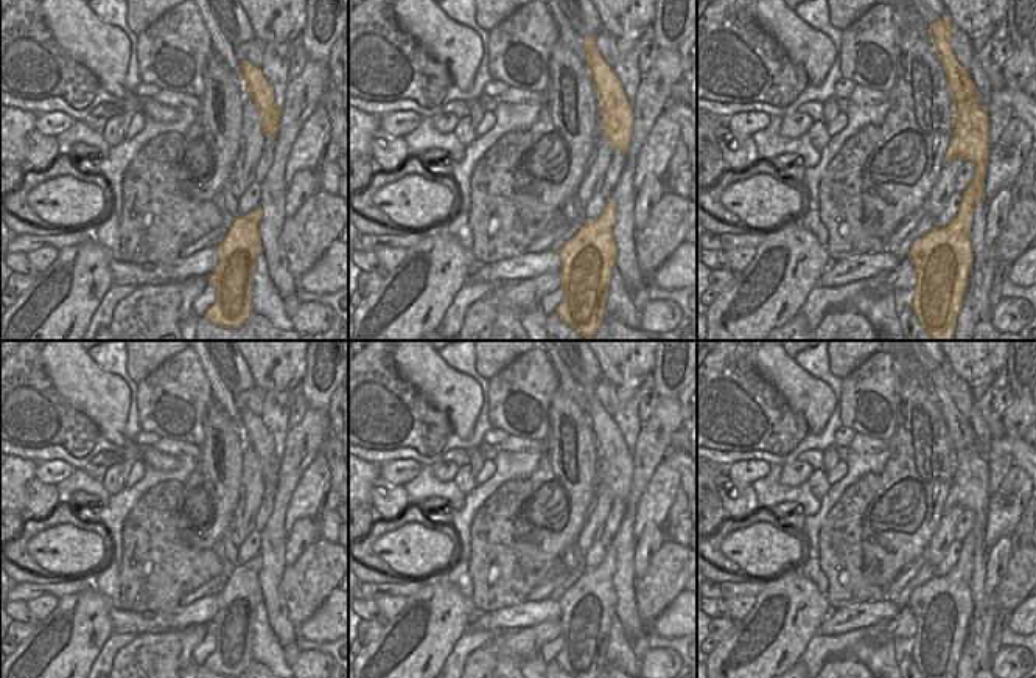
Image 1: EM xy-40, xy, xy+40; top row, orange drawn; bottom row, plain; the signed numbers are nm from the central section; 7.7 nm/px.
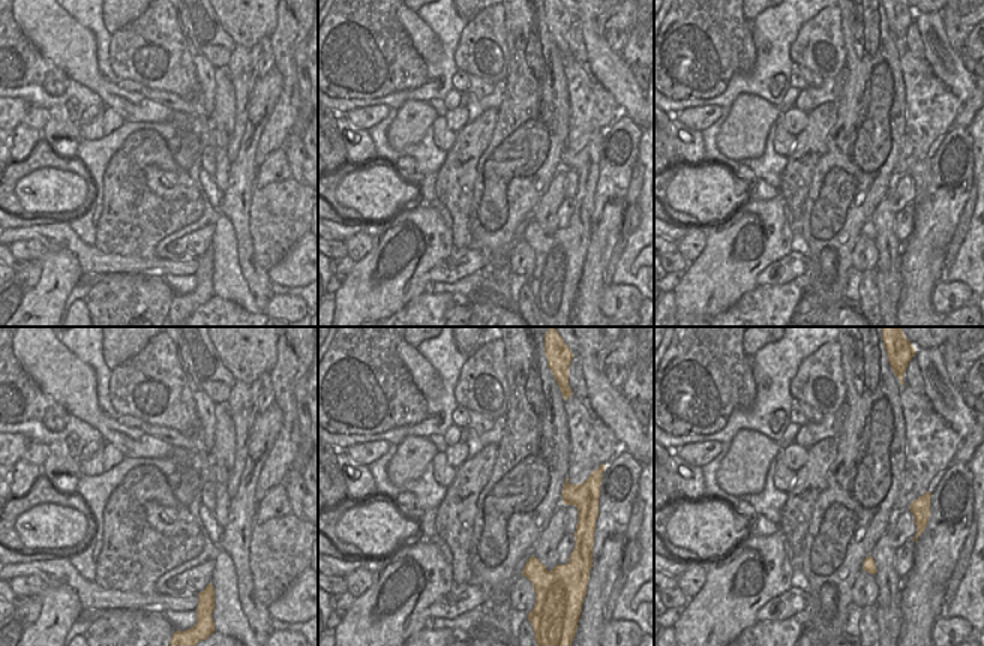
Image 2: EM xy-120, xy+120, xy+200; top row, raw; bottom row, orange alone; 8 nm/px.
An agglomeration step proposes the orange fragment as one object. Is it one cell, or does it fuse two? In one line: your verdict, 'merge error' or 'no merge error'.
merge error

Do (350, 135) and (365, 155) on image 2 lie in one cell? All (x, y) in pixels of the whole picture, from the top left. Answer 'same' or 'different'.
same

